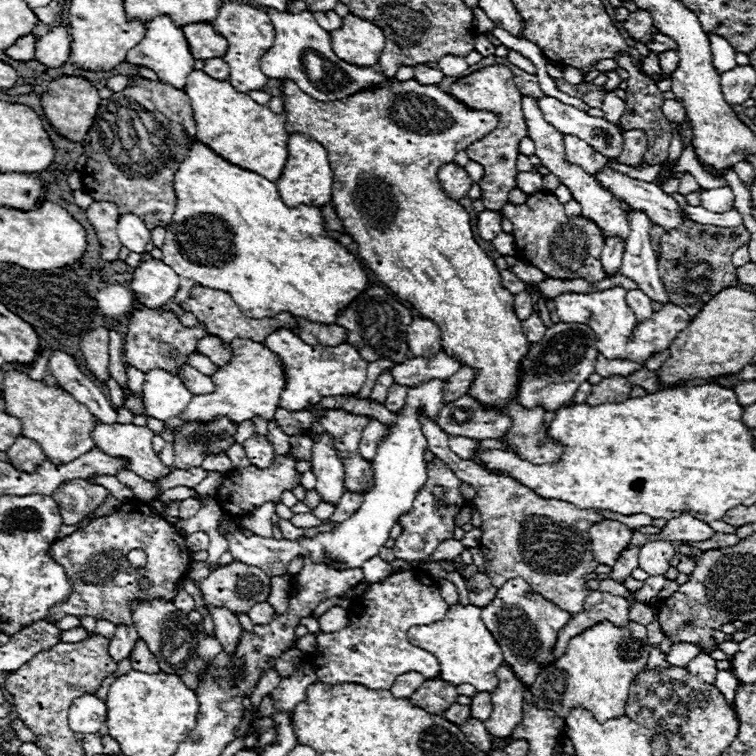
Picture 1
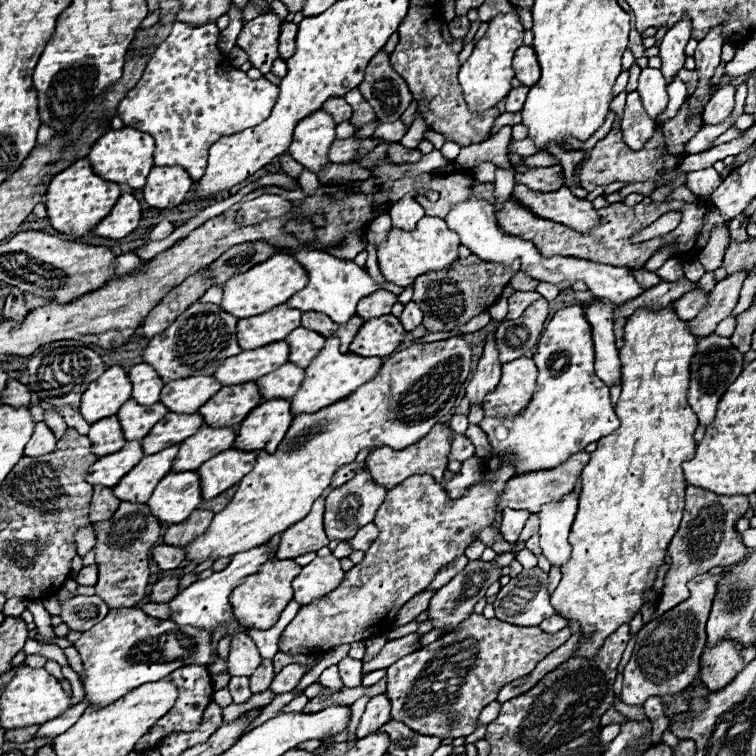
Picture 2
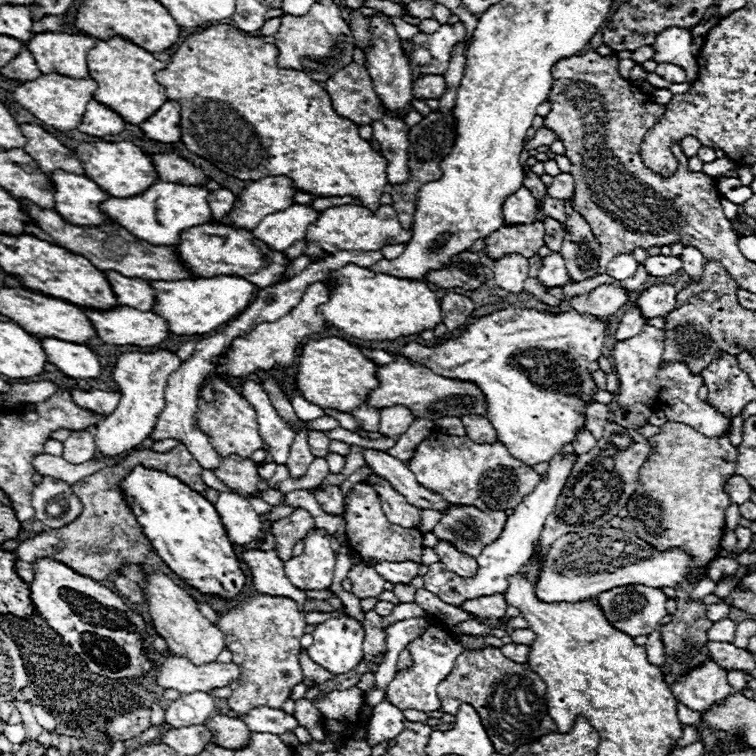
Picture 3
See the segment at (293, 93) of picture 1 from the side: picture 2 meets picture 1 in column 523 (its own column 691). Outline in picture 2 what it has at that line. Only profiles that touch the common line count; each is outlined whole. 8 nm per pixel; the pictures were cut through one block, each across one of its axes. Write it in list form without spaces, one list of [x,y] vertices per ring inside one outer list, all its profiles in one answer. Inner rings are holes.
[[[672,304],[660,310],[640,308],[624,326],[624,346],[620,350],[622,396],[614,408],[620,428],[598,440],[598,448],[590,454],[590,462],[582,470],[582,492],[570,532],[572,556],[570,562],[562,566],[562,580],[550,596],[558,614],[574,620],[584,634],[576,656],[592,658],[608,634],[612,634],[616,626],[630,622],[640,610],[644,604],[642,592],[654,586],[656,568],[664,564],[666,546],[680,526],[686,490],[682,462],[690,460],[696,452],[694,430],[698,428],[698,418],[688,404],[688,386],[690,360],[696,354],[698,340],[700,338],[690,332],[688,322],[676,316]]]

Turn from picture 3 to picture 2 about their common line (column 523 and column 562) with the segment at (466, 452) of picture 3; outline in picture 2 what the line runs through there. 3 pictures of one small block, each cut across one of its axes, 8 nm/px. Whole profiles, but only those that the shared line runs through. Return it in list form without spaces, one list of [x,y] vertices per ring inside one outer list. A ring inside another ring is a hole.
[[[582,450],[582,452],[578,452],[578,454],[572,454],[572,458],[568,458],[566,462],[562,462],[560,466],[556,466],[556,468],[552,468],[552,470],[536,470],[536,472],[528,472],[528,474],[514,476],[514,478],[508,482],[504,494],[498,499],[498,516],[492,527],[495,529],[500,528],[504,508],[530,510],[532,514],[536,514],[538,510],[542,510],[544,504],[558,502],[558,500],[562,500],[566,494],[574,492],[574,488],[578,486],[580,472],[582,472],[582,468],[588,464],[588,460],[590,460],[590,454],[588,454],[586,450]]]

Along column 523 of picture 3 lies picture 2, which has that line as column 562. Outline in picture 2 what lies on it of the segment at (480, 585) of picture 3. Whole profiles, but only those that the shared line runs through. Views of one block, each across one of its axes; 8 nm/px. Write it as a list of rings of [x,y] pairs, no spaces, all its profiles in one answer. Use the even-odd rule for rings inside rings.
[[[572,492],[560,502],[548,504],[540,516],[540,548],[552,566],[562,566],[570,558],[568,534],[578,510],[578,494]]]

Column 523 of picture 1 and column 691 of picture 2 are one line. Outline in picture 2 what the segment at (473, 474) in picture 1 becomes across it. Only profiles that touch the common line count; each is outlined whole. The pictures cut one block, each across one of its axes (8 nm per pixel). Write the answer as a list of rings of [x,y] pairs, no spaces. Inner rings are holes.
[[[698,486],[686,488],[684,518],[676,536],[668,544],[668,556],[672,558],[672,564],[670,564],[670,570],[666,572],[664,588],[662,588],[662,594],[658,598],[658,606],[652,618],[664,614],[668,608],[688,598],[686,594],[688,578],[694,578],[696,574],[704,574],[714,566],[722,566],[722,568],[734,566],[740,560],[748,558],[750,550],[742,544],[742,536],[736,532],[736,522],[744,518],[748,508],[750,506],[748,506],[746,496],[720,496]]]

